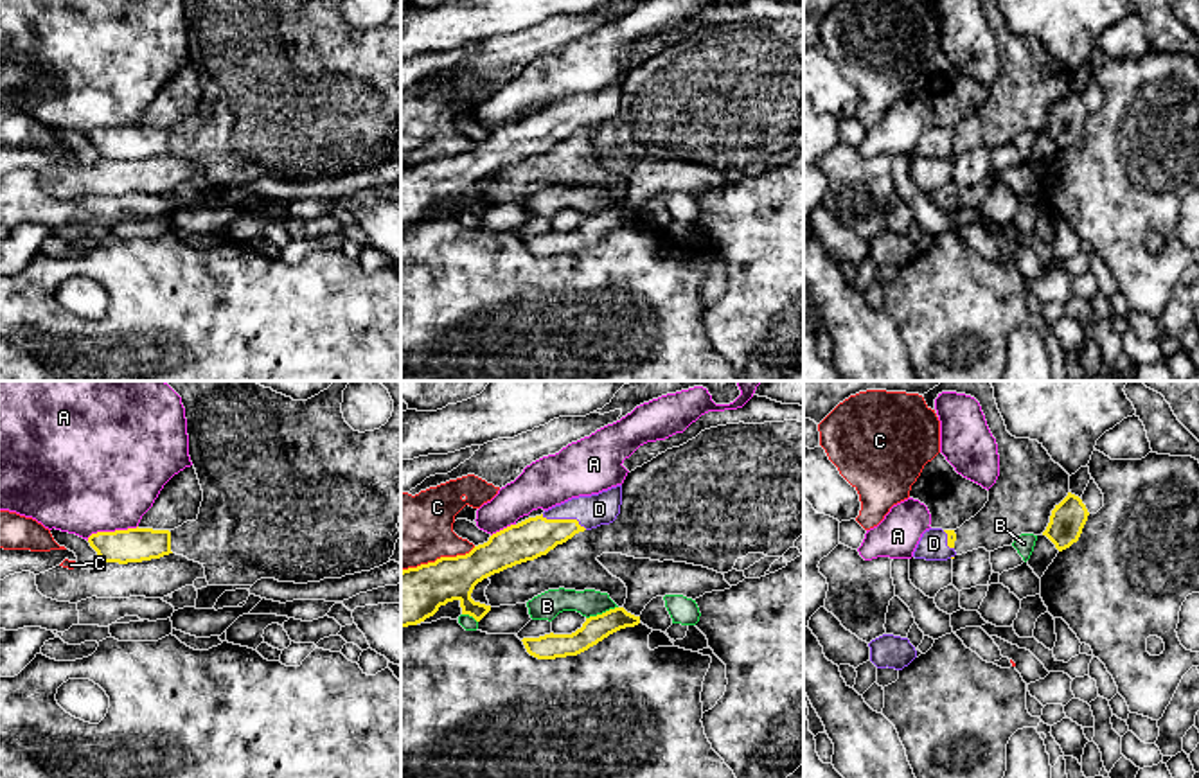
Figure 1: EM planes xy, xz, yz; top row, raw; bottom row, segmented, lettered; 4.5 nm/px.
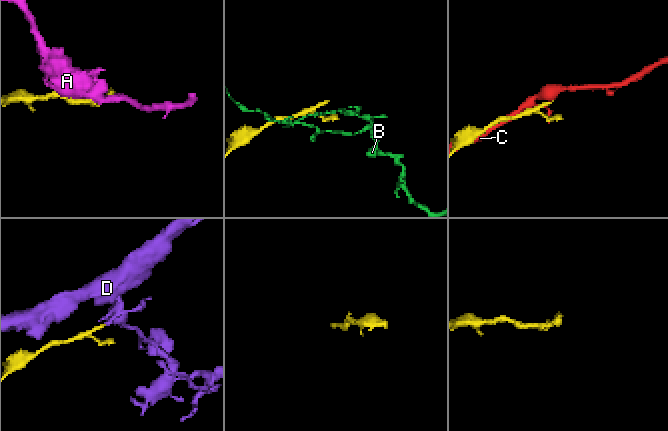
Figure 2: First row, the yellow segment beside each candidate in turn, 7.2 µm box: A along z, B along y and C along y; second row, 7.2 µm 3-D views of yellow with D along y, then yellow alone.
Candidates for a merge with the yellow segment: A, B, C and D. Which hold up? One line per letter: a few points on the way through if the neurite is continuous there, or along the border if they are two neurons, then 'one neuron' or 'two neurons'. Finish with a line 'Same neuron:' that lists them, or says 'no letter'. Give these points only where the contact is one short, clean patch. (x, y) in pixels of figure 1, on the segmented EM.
A: two neurons
B: two neurons
C: two neurons
D: runs through xz (532, 538), (565, 520), (599, 509); one neuron
Same neuron: D

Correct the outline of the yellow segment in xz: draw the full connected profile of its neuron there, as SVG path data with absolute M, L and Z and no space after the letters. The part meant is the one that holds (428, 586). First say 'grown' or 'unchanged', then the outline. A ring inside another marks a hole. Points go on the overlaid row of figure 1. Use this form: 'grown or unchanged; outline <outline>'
grown; outline M622 485L611 487L599 494L572 498L561 505L545 510L541 516L528 517L511 525L489 537L487 543L475 546L466 555L440 557L435 562L421 564L401 571L401 629L417 625L433 616L440 606L458 600L462 614L480 622L491 606L475 602L471 593L478 582L516 564L546 555L557 544L566 543L575 534L609 525L620 514Z

